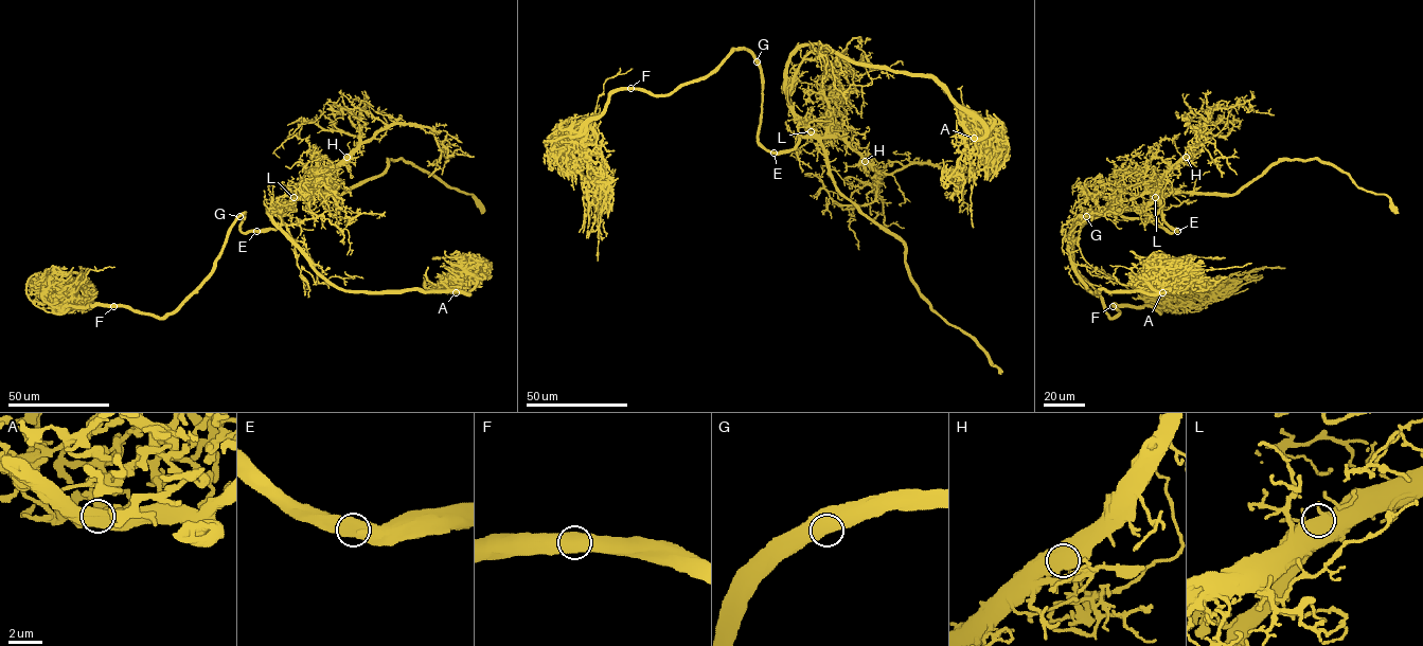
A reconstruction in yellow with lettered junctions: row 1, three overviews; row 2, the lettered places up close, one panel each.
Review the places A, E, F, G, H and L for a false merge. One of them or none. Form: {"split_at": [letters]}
{"split_at": []}

